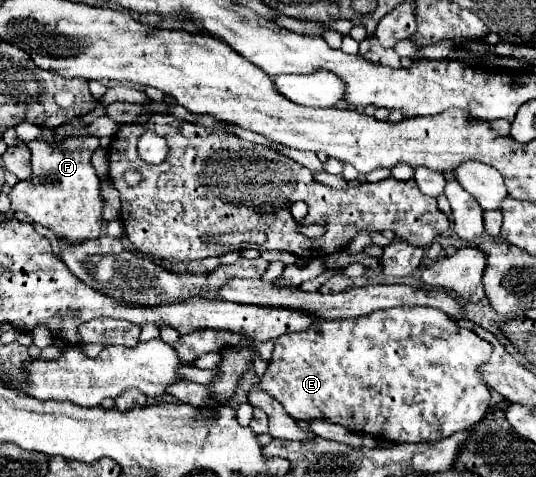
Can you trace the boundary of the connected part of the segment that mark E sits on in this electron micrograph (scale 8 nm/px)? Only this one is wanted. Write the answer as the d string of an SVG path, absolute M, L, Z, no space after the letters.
M392 307L392 309L380 309L374 313L368 313L364 317L354 317L354 319L340 319L340 321L318 321L312 325L308 331L300 333L286 333L284 337L278 337L272 353L272 359L268 363L266 373L260 379L262 389L266 389L272 397L276 397L286 413L294 419L318 419L326 417L332 423L344 425L350 431L356 433L370 433L378 439L386 439L390 443L426 443L426 441L438 441L444 437L450 437L452 433L464 431L478 423L484 413L490 409L490 389L484 385L480 377L480 367L488 361L492 353L492 345L486 339L480 339L474 331L470 329L460 329L454 319L450 319L446 313L440 313L438 309L432 307Z

